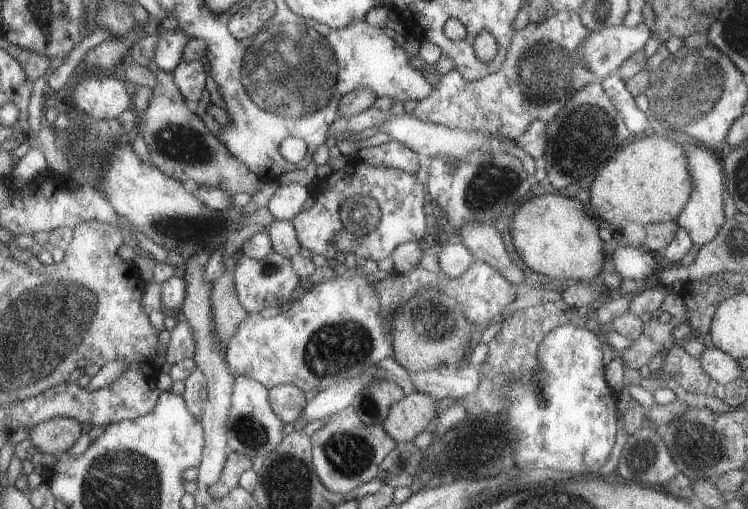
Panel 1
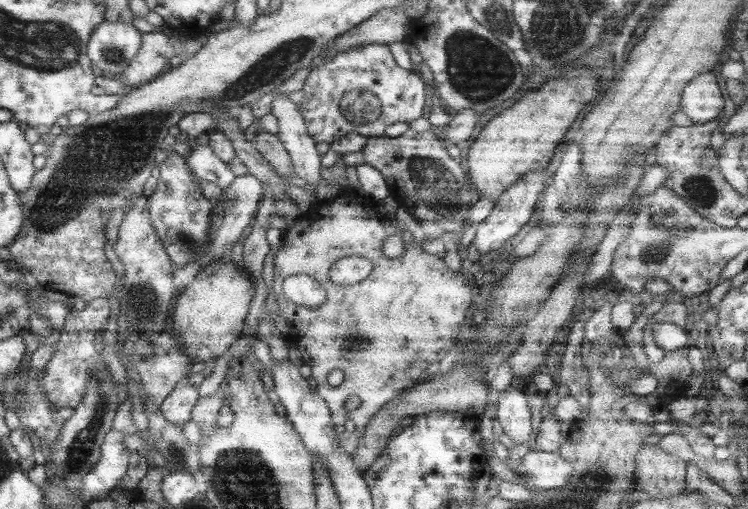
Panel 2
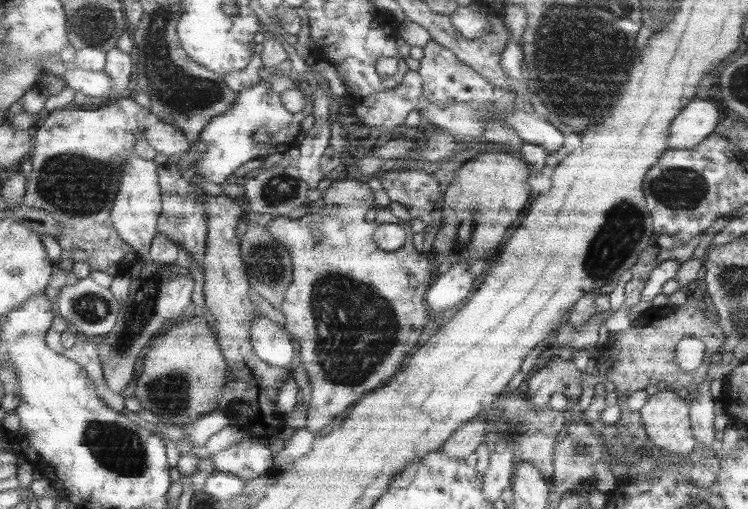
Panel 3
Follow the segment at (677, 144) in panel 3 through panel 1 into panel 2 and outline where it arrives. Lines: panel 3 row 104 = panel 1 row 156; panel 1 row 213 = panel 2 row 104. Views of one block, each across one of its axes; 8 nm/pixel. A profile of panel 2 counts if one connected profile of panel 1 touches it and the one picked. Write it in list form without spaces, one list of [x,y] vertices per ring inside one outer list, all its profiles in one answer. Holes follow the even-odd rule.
[[[715,71],[699,74],[681,90],[679,110],[691,120],[692,125],[701,125],[721,117],[727,100],[721,97],[716,77]]]

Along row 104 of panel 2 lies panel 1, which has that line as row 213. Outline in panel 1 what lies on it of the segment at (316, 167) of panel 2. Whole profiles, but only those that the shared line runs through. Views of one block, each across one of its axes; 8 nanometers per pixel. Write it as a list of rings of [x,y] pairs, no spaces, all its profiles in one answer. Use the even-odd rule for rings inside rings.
[[[297,183],[278,185],[266,206],[273,218],[291,221],[302,210],[309,194],[312,194],[309,188]]]

